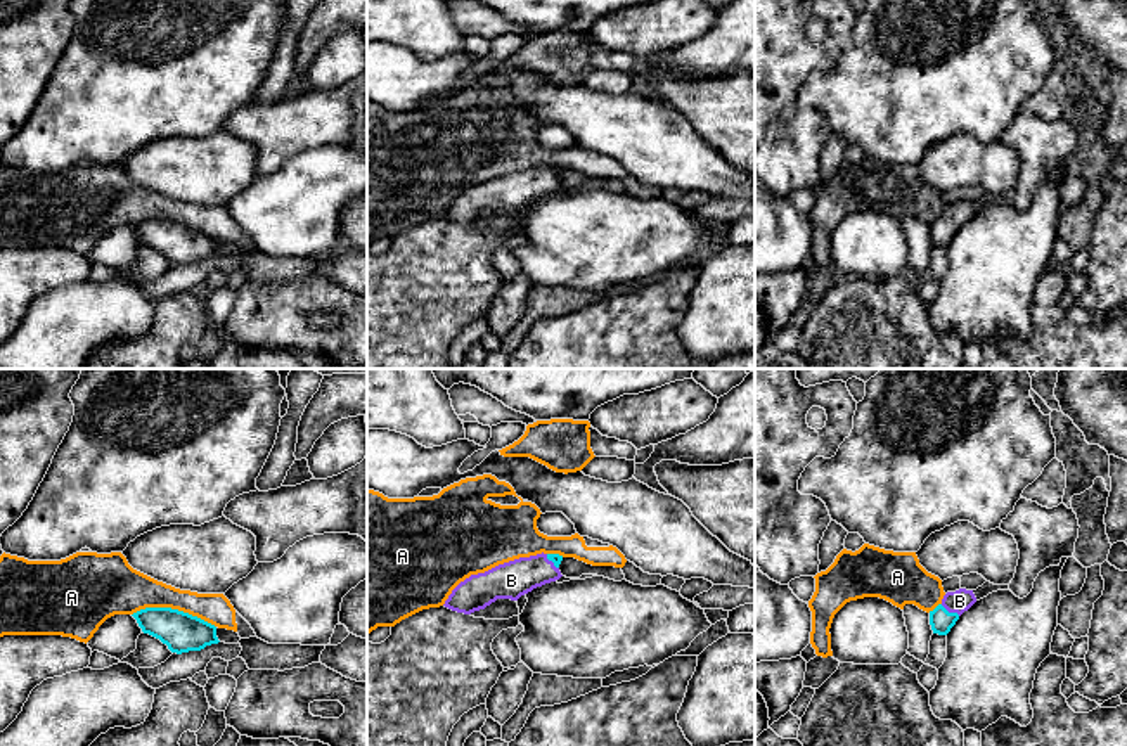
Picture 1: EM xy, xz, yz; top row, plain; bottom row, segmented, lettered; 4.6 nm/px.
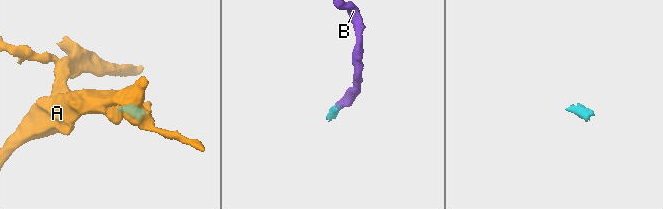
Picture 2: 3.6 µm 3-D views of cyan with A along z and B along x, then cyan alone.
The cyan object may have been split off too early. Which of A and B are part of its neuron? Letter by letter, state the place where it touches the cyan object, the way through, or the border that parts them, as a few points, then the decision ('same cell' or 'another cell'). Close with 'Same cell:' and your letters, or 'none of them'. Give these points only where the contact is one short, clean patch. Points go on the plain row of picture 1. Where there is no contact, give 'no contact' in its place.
A: meets cyan in xy at (173, 222); border along xy (132, 225), (142, 220), (177, 220), (215, 239); another cell
B: meets cyan in yz at (951, 225); runs through yz (940, 232), (951, 225), (959, 213); same cell
Same cell: B

